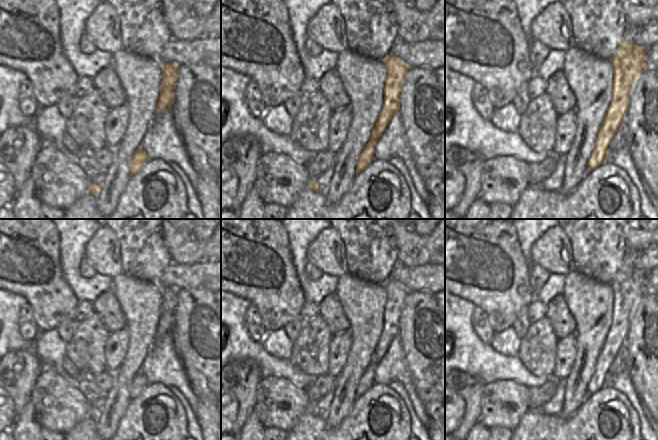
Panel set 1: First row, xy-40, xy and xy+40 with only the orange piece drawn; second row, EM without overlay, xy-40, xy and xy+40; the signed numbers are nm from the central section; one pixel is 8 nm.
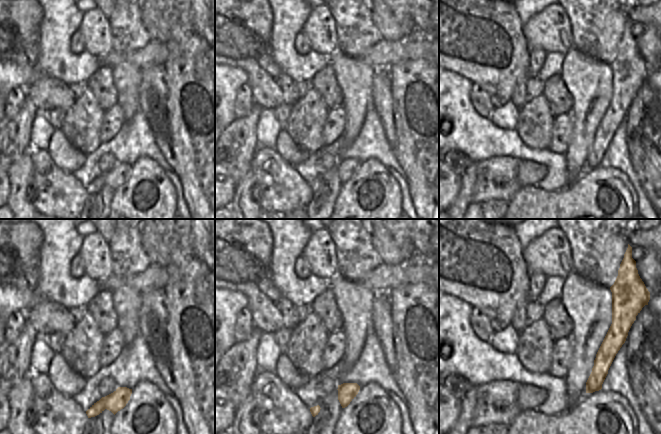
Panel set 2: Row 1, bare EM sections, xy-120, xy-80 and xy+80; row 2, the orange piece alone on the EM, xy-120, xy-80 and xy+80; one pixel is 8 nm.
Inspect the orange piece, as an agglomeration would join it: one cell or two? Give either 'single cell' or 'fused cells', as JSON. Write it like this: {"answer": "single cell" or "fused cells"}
{"answer": "single cell"}

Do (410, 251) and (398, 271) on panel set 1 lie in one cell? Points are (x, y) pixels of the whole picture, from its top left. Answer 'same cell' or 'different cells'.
different cells

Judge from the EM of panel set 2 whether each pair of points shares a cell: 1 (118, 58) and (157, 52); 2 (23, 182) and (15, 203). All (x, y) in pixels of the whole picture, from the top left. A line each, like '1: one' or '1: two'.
1: one
2: one

